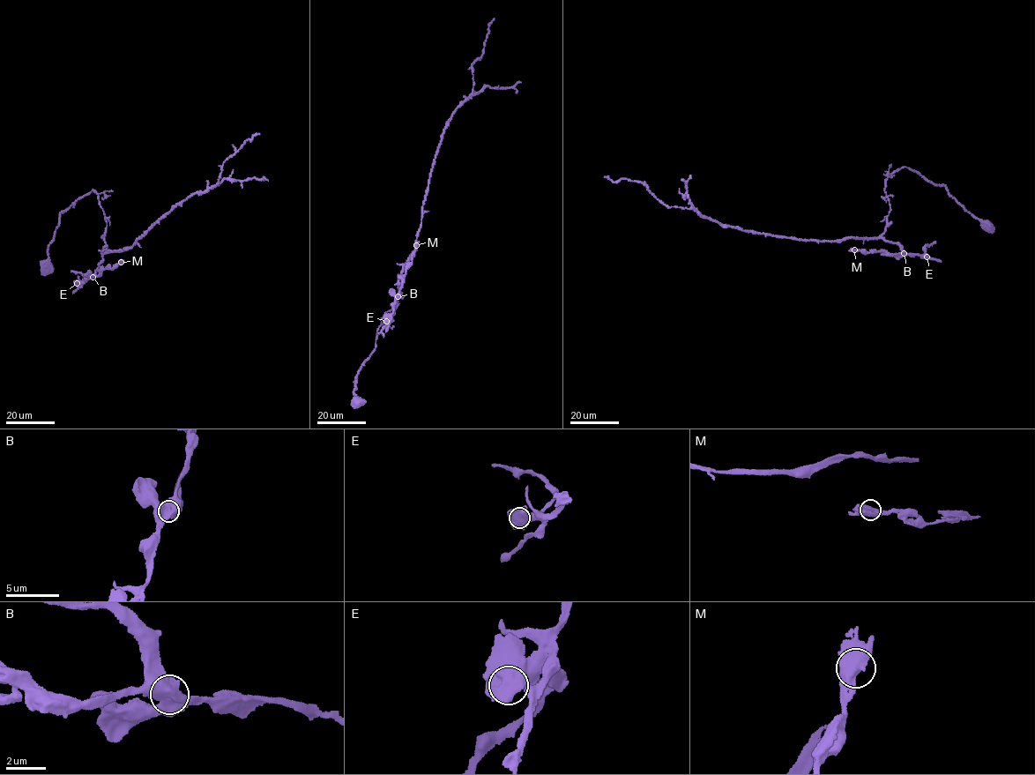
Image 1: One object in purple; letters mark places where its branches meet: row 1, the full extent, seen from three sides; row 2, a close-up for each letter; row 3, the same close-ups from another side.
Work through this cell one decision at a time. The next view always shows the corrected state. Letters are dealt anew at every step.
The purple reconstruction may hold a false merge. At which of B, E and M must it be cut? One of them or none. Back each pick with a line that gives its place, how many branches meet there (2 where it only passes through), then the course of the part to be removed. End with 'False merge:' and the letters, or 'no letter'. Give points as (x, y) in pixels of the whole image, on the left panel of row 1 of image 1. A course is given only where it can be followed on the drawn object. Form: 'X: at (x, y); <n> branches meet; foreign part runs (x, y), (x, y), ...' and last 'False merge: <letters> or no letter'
False merge: no letter

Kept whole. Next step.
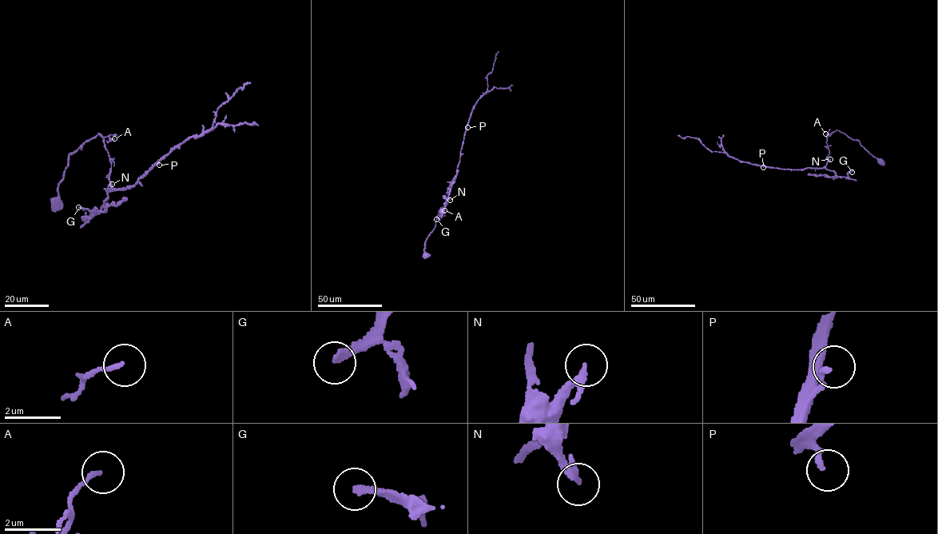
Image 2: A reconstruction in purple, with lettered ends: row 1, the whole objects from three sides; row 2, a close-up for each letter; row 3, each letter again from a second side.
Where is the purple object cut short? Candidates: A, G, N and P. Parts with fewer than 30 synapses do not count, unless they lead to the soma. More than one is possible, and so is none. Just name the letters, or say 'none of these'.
G

